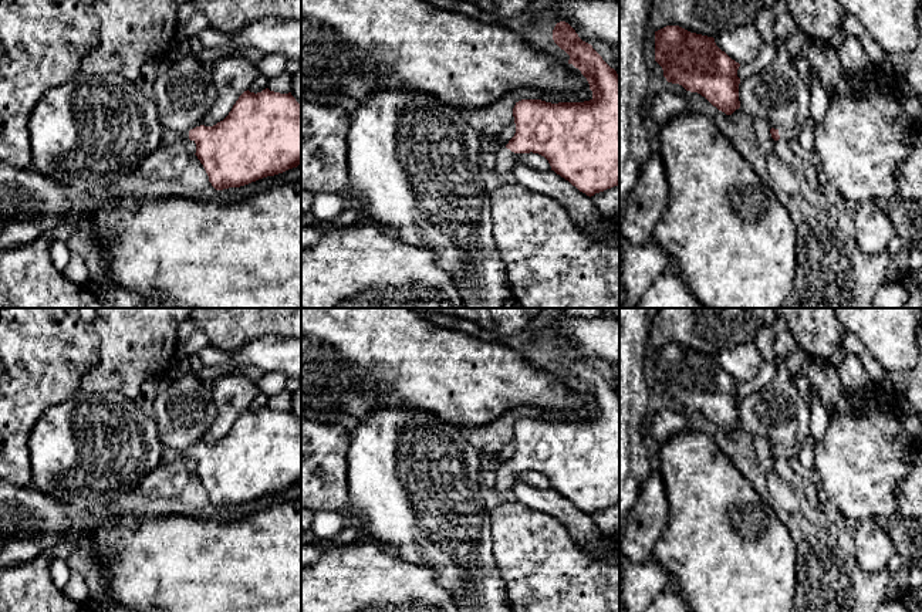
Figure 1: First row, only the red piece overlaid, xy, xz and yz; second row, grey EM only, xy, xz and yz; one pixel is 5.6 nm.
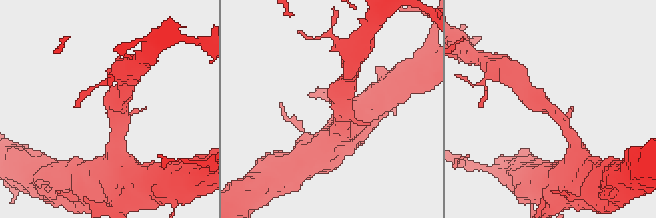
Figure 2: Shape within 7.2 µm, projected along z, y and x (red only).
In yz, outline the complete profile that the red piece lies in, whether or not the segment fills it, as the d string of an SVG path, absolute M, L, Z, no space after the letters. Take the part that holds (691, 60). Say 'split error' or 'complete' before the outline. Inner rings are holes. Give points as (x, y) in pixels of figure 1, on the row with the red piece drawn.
complete; M666 26L655 31L655 61L668 82L700 94L726 115L740 108L740 64L722 51L713 37Z

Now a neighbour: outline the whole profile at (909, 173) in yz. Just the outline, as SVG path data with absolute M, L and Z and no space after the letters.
M922 129L908 139L909 158L896 169L898 195L902 199L922 199Z

